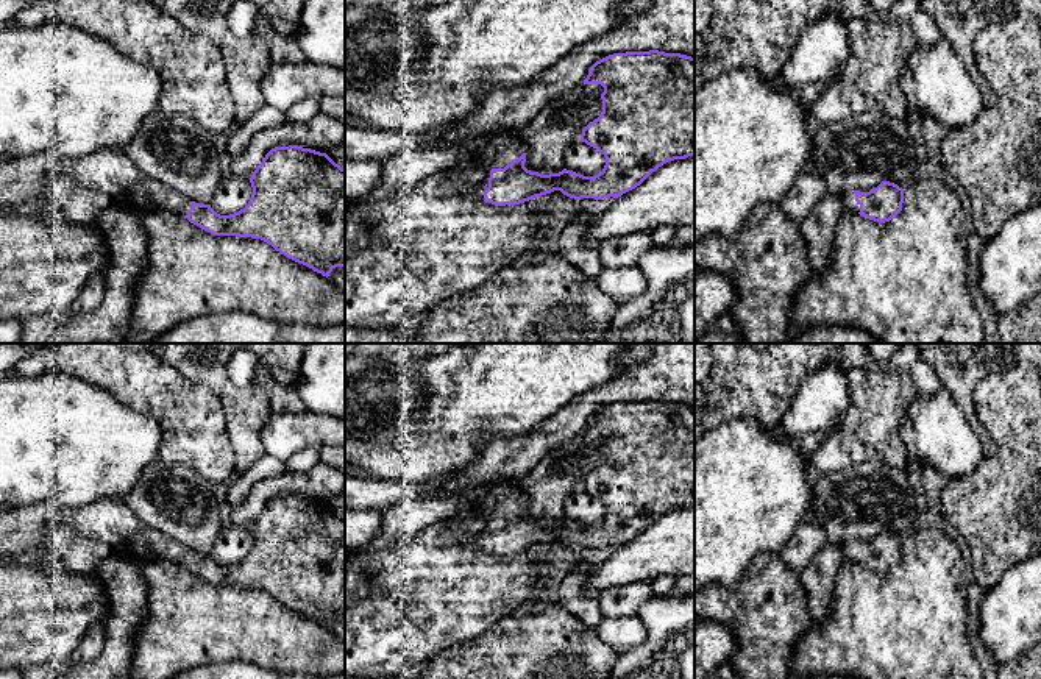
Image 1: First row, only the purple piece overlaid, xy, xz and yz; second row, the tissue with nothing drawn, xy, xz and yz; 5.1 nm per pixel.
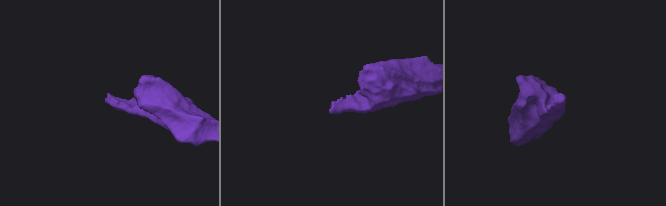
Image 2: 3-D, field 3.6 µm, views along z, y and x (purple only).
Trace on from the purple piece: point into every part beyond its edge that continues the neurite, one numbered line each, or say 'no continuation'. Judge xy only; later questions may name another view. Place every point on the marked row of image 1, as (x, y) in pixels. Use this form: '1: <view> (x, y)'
1: xy (31, 177)

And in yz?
1: yz (848, 199)

